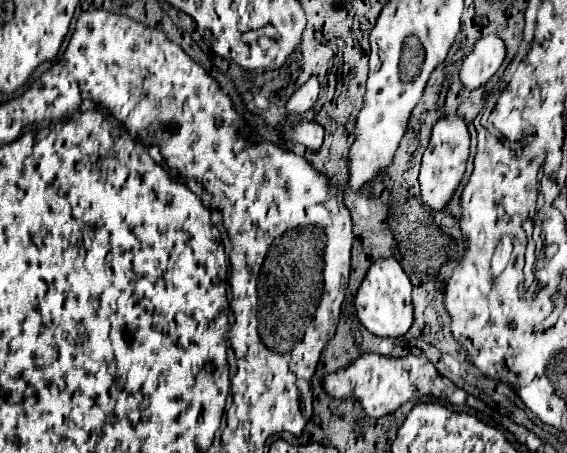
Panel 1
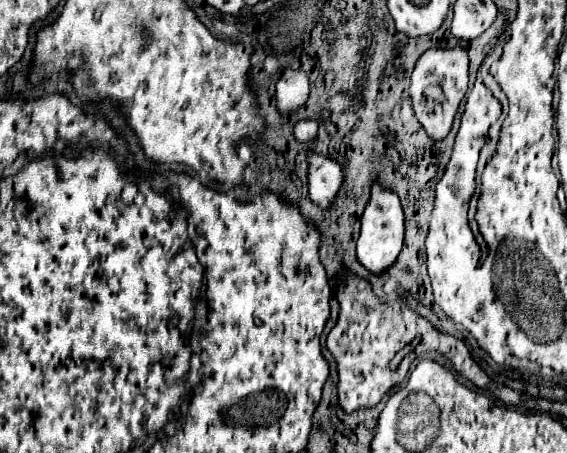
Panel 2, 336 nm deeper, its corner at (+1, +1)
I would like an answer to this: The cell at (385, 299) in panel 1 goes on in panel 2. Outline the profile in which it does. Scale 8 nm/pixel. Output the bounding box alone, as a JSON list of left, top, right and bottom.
[356,185,404,275]

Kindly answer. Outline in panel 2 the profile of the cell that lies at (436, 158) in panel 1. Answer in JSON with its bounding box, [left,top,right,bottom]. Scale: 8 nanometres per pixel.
[410,45,468,141]

